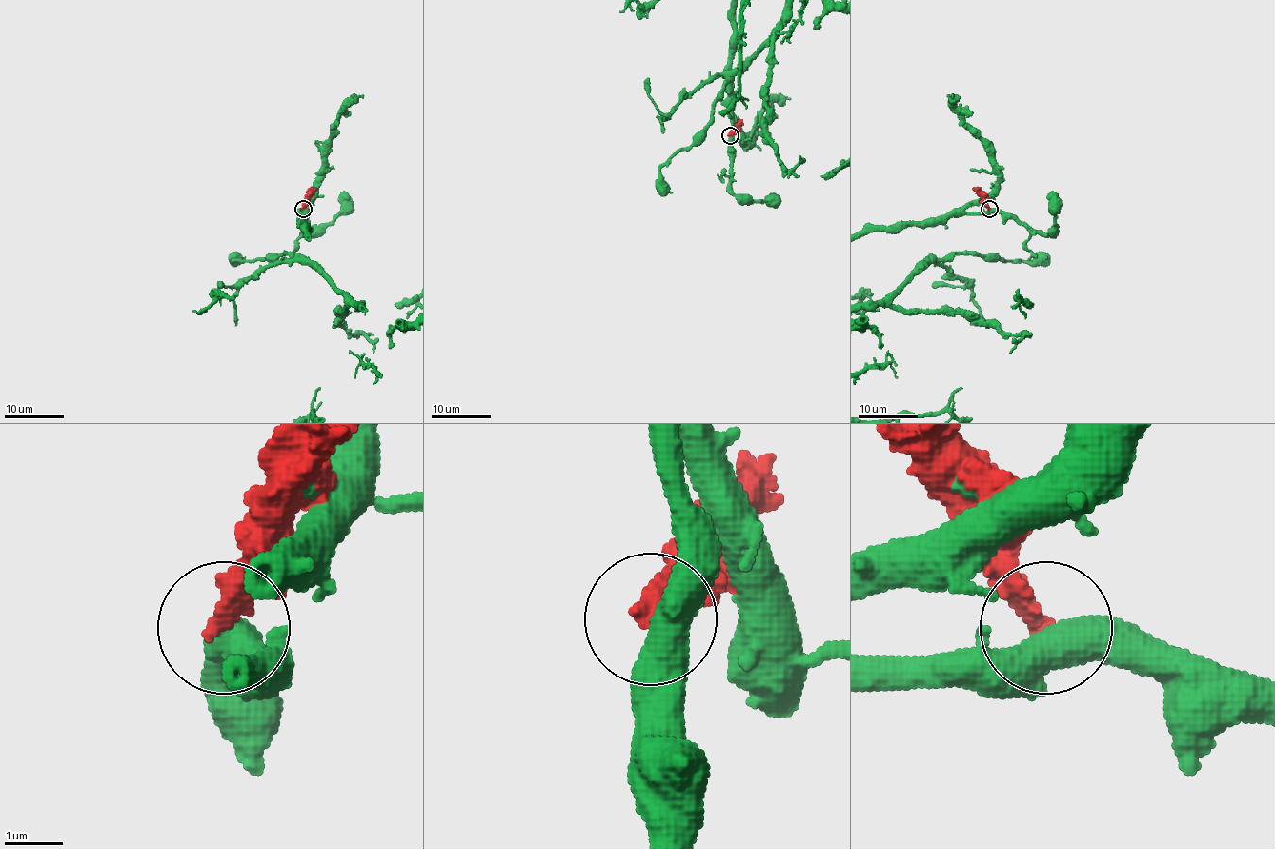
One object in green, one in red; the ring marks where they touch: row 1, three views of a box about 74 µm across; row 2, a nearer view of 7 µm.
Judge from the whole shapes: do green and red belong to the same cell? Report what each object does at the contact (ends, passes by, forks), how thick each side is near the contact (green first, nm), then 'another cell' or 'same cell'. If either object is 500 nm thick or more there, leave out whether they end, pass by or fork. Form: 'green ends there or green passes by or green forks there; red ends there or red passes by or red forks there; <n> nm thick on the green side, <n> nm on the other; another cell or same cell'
500 nm thick on the green side, 400 nm on the other; another cell

